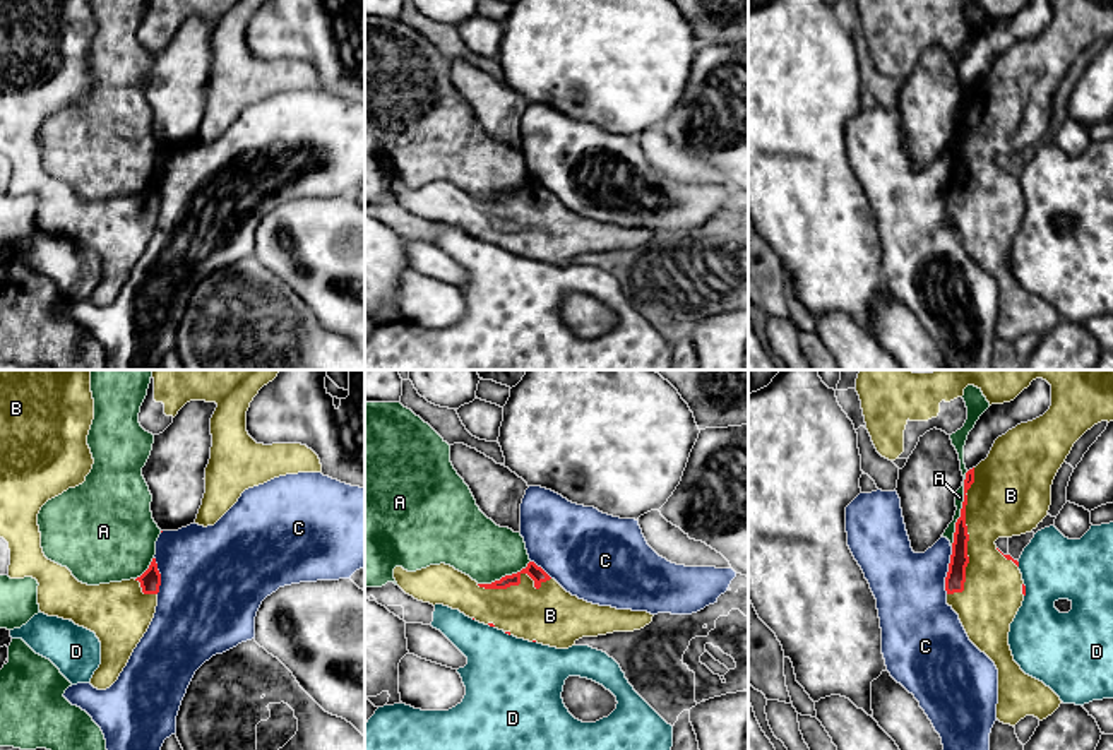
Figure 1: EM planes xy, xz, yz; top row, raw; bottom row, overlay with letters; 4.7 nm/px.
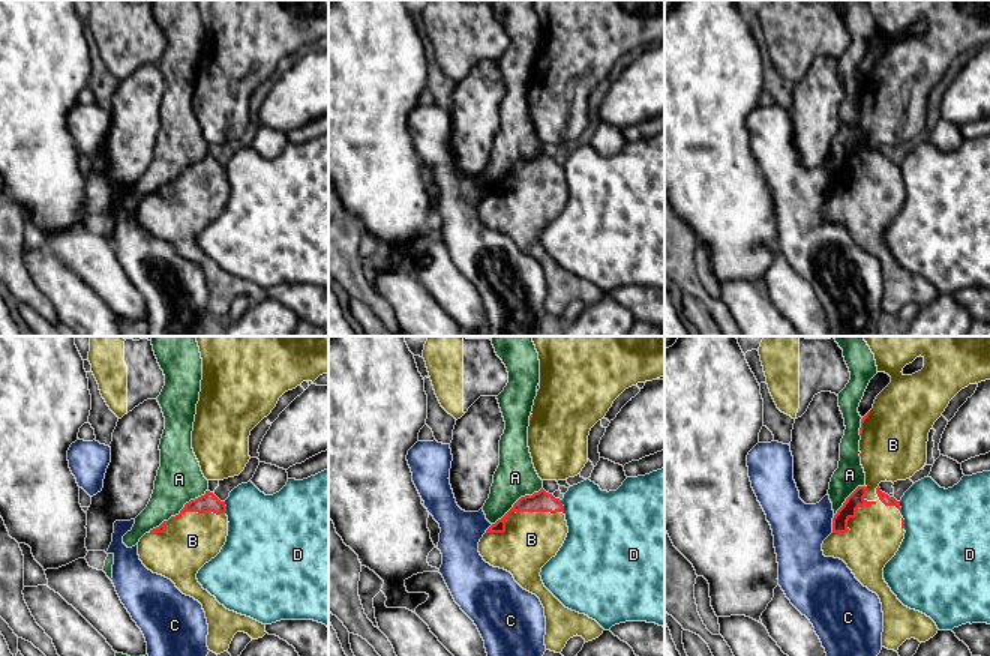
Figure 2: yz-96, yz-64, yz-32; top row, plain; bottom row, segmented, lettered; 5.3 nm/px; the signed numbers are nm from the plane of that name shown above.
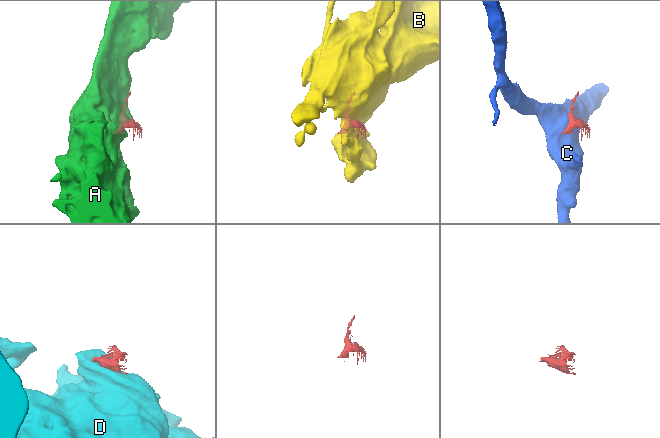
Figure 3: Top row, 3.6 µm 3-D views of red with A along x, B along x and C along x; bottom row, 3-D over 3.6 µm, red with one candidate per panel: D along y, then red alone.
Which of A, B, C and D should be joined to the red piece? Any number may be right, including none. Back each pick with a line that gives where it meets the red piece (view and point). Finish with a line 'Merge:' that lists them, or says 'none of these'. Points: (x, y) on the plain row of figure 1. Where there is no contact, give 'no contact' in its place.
B: meets red in yz at (968, 153)
Merge: B

